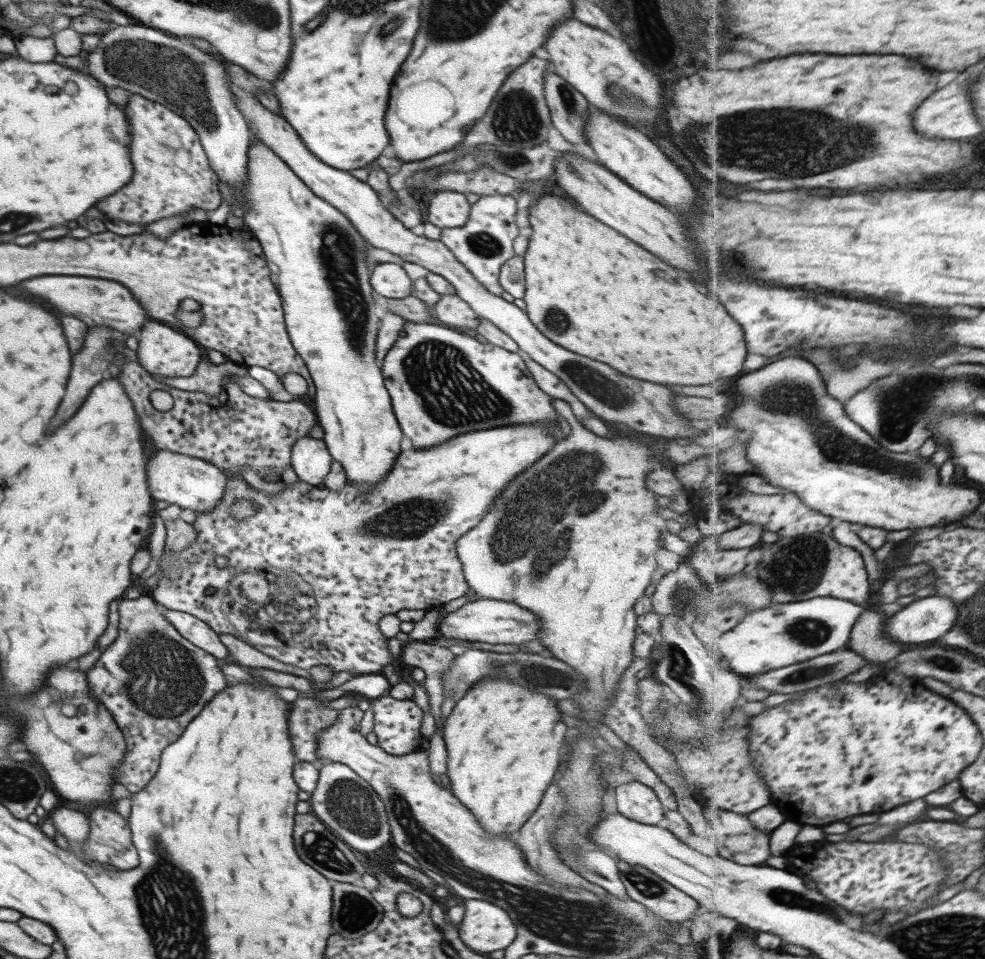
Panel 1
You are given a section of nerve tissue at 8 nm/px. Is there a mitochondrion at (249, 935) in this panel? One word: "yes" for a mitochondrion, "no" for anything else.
no

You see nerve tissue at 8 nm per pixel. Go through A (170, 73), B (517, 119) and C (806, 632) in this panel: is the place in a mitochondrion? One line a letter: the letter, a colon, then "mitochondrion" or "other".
A: mitochondrion
B: mitochondrion
C: mitochondrion

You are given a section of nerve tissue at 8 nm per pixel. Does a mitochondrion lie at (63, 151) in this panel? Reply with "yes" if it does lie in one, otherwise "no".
no

